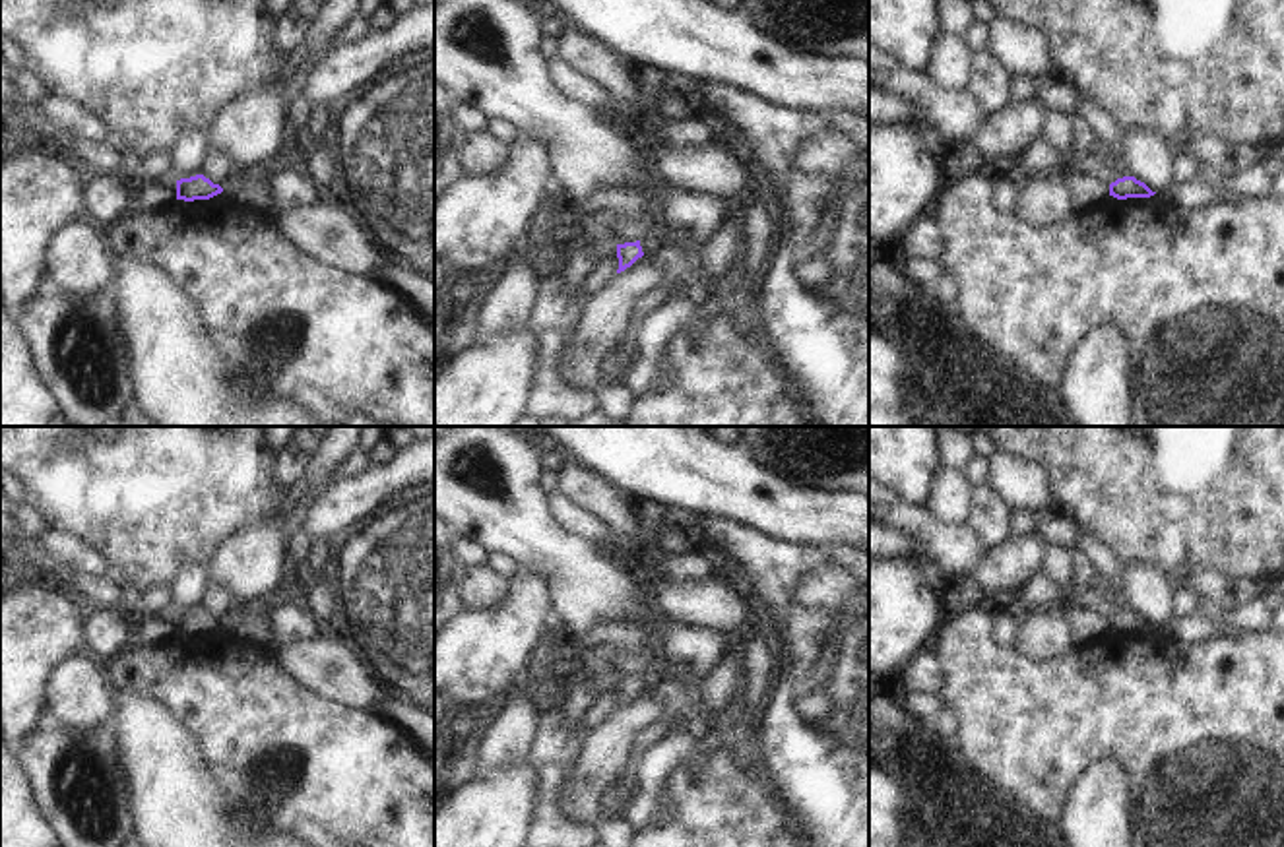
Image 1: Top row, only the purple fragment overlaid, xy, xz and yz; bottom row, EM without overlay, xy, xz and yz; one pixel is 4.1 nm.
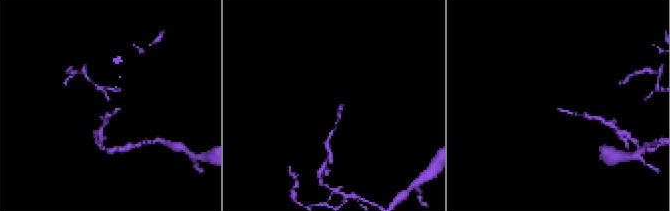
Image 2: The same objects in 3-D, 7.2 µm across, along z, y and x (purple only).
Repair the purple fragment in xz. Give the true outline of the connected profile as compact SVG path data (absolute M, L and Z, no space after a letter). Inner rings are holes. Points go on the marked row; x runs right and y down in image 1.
M640 240L617 244L617 258L619 258L617 273L621 273L626 267L630 267L642 256L644 256L644 252L642 252Z

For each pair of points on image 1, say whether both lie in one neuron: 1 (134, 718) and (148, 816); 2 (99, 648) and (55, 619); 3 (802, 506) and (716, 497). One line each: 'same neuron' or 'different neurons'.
1: same neuron
2: different neurons
3: same neuron

